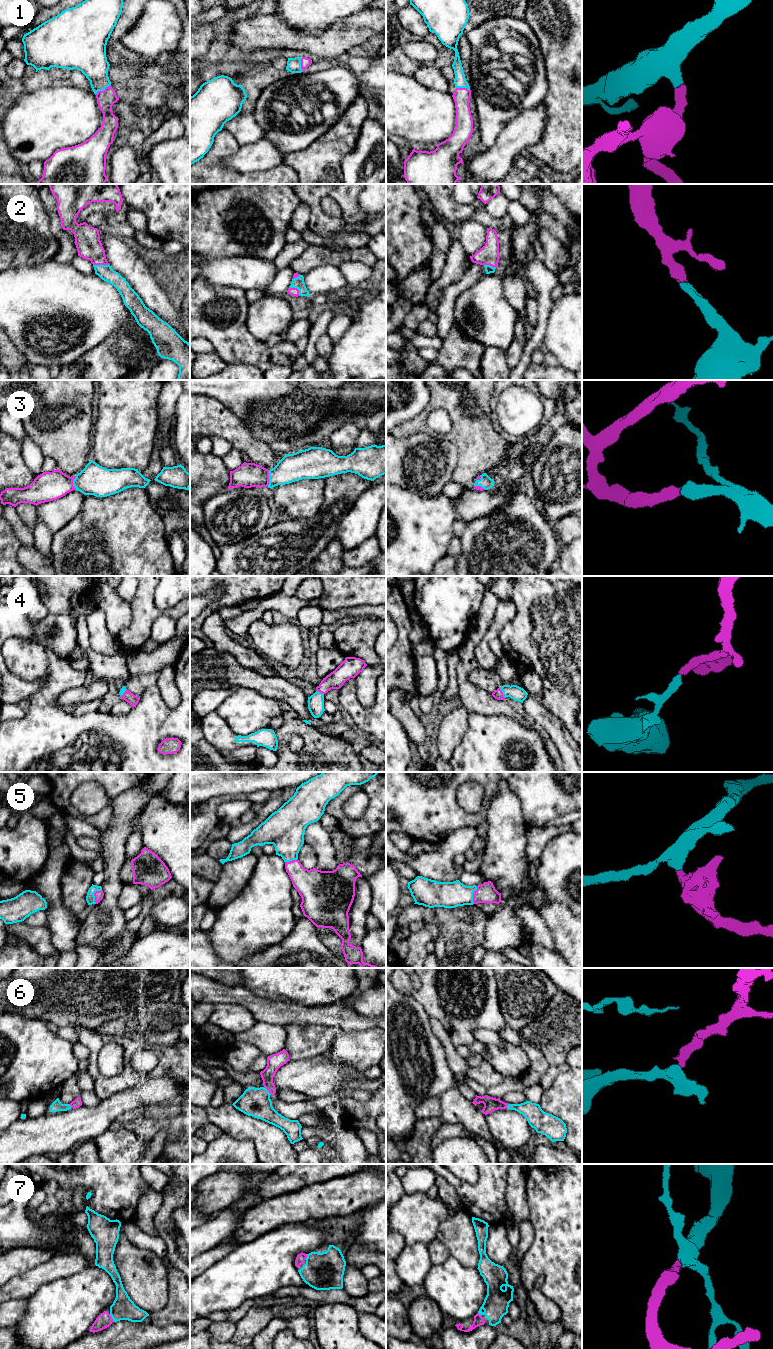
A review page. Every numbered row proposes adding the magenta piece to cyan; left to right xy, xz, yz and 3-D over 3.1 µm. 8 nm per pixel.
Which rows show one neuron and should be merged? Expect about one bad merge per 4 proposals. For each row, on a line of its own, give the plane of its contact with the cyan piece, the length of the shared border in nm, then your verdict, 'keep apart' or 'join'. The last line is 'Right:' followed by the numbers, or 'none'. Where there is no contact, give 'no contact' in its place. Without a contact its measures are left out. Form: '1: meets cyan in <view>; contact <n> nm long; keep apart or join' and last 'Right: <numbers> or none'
1: meets cyan in xy; contact 140 nm long; join
2: meets cyan in xy; contact 130 nm long; join
3: meets cyan in xz; contact 140 nm long; join
4: meets cyan in yz; contact 90 nm long; join
5: meets cyan in yz; contact 150 nm long; join
6: meets cyan in xz; contact 90 nm long; join
7: meets cyan in xy; contact 80 nm long; join
Right: 1, 2, 3, 4, 5, 6, 7

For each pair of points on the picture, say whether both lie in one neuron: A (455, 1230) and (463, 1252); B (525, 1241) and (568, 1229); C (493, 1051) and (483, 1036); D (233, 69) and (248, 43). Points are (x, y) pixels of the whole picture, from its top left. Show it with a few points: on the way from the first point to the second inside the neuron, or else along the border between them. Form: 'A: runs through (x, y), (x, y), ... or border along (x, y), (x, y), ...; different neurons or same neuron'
A: runs through (458, 1235), (463, 1247); same neuron
B: border along (529, 1219), (534, 1233), (534, 1240), (522, 1260); different neurons
C: border along (503, 1040), (497, 1045), (485, 1045); different neurons
D: border along (244, 50), (250, 51); different neurons

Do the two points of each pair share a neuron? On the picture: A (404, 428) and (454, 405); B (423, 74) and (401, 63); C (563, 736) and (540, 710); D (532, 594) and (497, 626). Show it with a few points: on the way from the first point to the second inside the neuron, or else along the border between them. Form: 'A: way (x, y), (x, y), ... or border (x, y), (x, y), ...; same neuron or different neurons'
A: way (416, 422), (434, 404), (442, 404); same neuron
B: border (421, 64), (412, 75); different neurons
C: way (557, 730), (543, 716); same neuron
D: border (510, 598), (515, 607), (515, 616), (502, 629); different neurons

